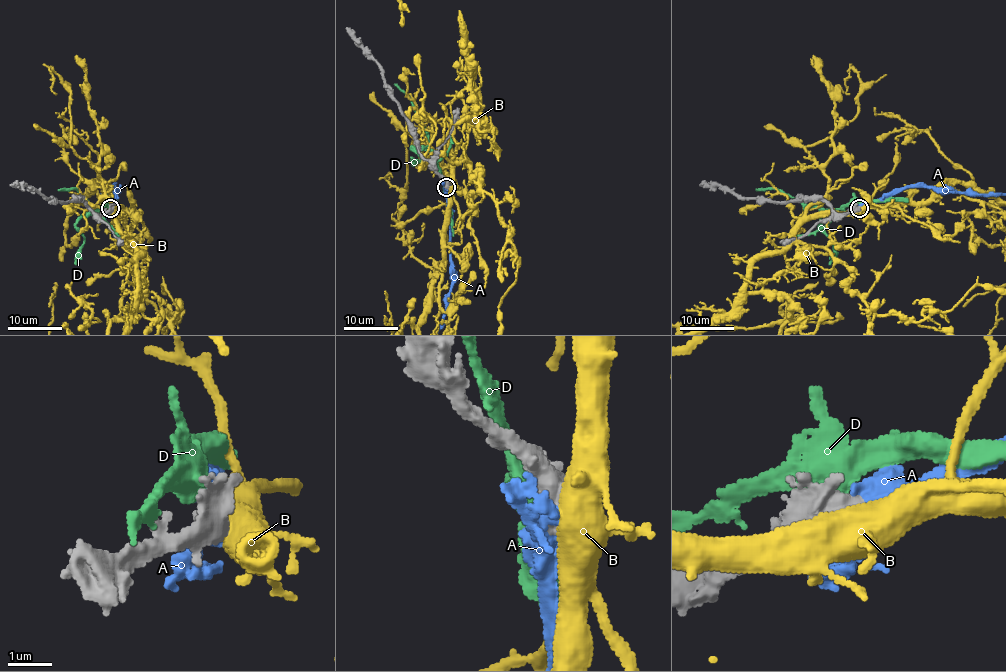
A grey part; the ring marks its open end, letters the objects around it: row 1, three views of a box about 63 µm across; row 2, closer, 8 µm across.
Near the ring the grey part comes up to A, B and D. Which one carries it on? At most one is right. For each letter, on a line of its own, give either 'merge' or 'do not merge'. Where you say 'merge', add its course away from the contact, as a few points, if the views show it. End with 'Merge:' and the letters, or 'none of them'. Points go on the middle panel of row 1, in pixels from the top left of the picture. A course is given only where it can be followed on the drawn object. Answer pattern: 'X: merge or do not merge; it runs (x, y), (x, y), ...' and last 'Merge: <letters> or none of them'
A: merge
B: do not merge
D: do not merge
Merge: A

